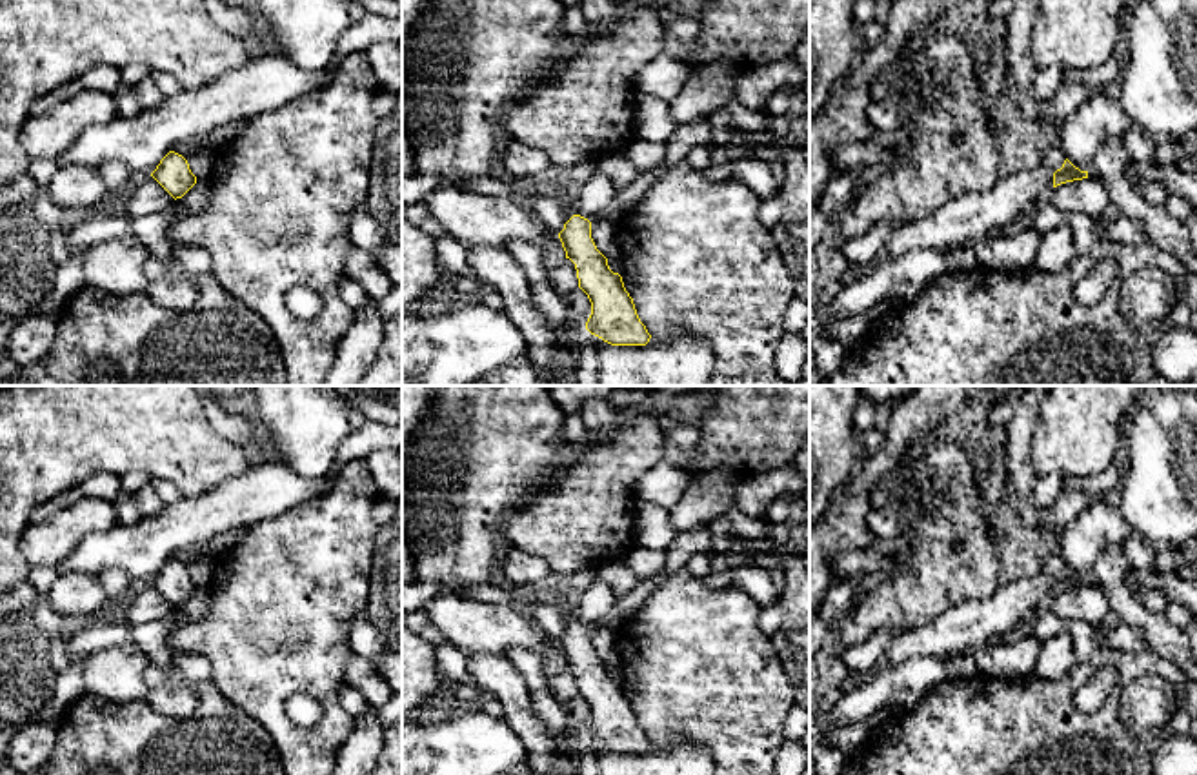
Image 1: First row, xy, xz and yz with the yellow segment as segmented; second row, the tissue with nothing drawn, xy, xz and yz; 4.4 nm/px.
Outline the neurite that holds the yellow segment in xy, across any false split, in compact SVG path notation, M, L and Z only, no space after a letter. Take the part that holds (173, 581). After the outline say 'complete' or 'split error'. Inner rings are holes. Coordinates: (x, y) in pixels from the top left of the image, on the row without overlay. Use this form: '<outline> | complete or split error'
M169 559L151 584L176 608L182 606L195 591L196 584L191 580L187 568Z | complete

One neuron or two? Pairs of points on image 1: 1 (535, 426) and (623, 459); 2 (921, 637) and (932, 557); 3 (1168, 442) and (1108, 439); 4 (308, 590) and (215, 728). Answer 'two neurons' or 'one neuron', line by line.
1: two neurons
2: two neurons
3: two neurons
4: two neurons

